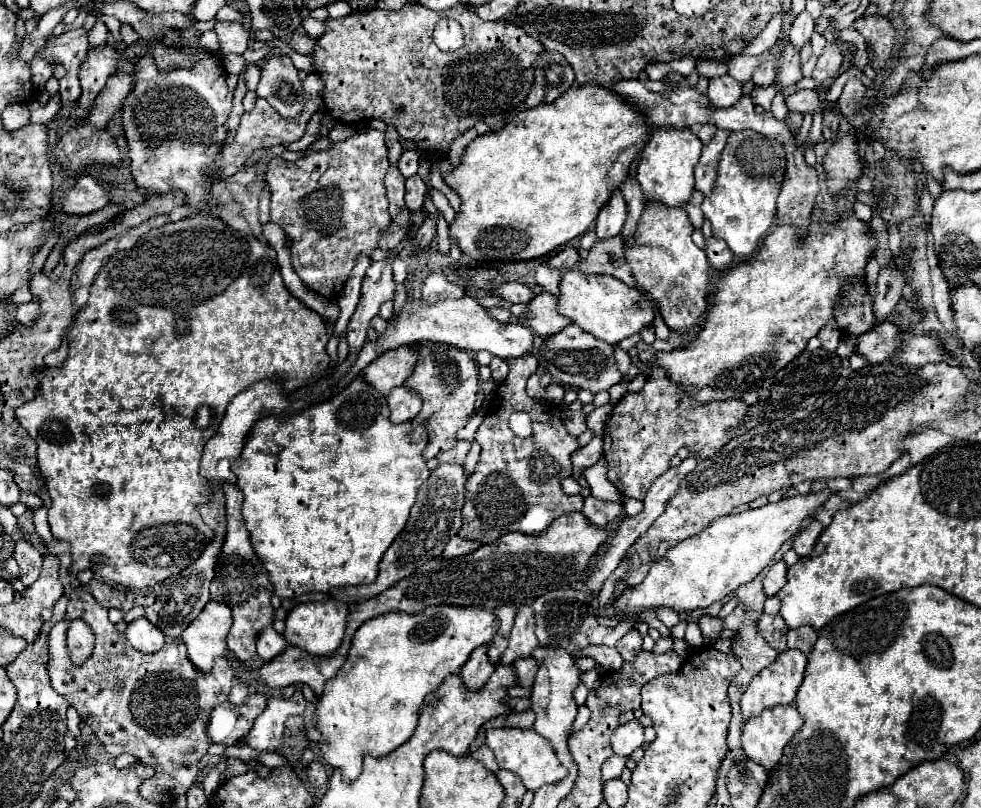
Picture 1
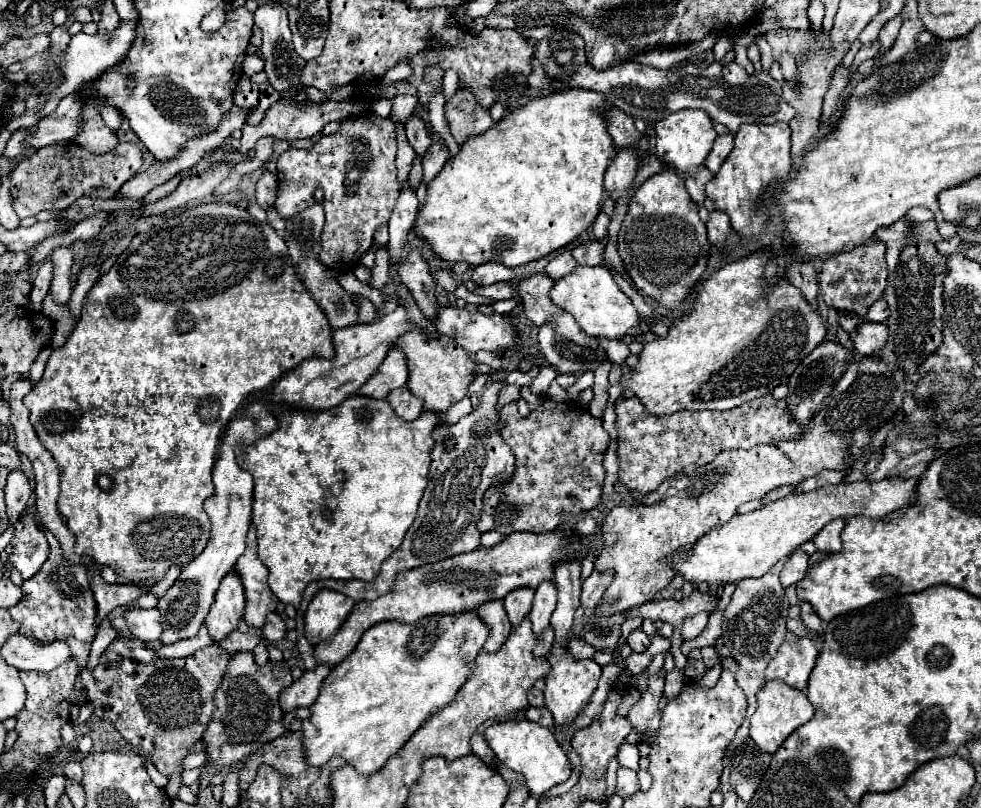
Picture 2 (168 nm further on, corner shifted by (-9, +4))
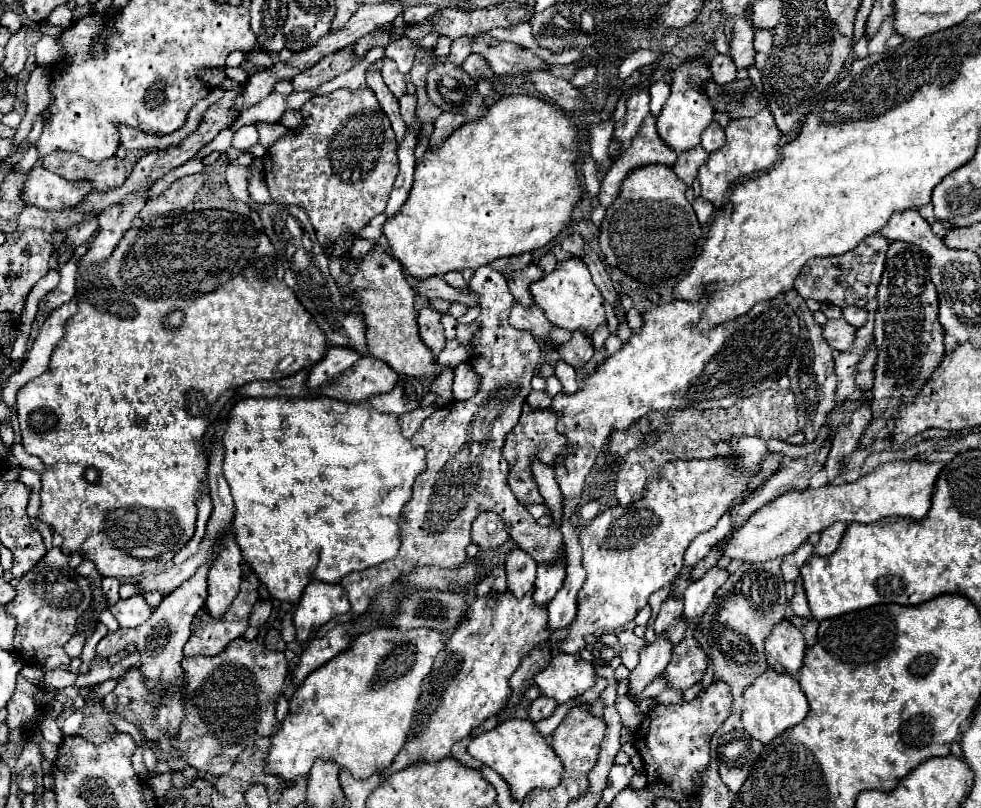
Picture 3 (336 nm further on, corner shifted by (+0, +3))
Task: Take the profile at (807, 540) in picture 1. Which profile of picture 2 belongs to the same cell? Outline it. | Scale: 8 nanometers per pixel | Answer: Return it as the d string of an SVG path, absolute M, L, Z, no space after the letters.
M837 519L833 523L827 523L821 531L821 535L815 535L815 545L819 551L825 551L825 553L837 553L841 551L841 531L845 527L845 519Z

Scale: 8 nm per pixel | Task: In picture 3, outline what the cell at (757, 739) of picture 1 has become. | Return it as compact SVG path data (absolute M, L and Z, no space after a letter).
M772 668L760 674L754 680L754 684L748 686L744 692L744 704L742 704L744 730L762 744L770 744L778 734L800 724L806 718L806 714L808 714L808 702L804 692L800 690L800 684L788 674L776 674Z

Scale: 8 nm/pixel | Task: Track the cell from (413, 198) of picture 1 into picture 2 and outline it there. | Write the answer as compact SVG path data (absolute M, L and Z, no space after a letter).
M433 141L423 157L423 181L429 183L443 169L447 159L449 159L447 145L443 141Z

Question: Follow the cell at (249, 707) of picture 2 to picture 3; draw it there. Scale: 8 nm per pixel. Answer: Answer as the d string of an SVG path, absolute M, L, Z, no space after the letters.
M236 638L216 656L184 658L182 668L188 680L188 704L176 740L186 764L198 772L226 774L244 748L250 748L260 736L272 736L280 730L274 710L288 676L284 652L268 650L260 642Z

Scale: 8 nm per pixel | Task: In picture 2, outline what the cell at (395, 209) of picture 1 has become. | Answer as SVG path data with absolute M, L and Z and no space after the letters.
M397 123L395 131L397 131L397 145L399 145L397 159L395 159L395 163L397 163L397 179L399 179L399 183L405 183L407 177L409 177L409 171L411 171L411 161L415 157L415 149L409 145L409 141L405 137L405 127L401 123Z

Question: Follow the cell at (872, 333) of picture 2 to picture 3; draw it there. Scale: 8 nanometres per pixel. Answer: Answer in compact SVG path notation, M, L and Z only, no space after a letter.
M844 318L828 320L822 330L822 336L834 350L848 350L856 340L856 328L850 326Z

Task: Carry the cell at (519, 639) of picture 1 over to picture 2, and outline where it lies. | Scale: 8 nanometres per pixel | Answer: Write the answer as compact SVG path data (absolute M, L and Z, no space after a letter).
M553 579L539 583L535 599L533 599L533 609L529 613L535 635L541 635L541 631L549 625L555 605L557 605L557 587L555 587Z

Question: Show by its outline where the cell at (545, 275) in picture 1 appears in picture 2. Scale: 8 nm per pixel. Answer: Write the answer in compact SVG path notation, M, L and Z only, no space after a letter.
M563 251L561 255L557 255L553 261L549 261L547 263L547 267L545 267L545 273L551 277L551 279L561 279L561 277L565 277L565 275L569 275L569 271L573 271L573 267L575 267L577 263L575 263L575 259L573 259L573 255L571 255L571 251Z

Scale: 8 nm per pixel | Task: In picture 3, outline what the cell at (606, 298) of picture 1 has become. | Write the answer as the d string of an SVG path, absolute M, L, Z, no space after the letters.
M568 258L554 268L548 276L530 286L530 294L536 300L536 306L546 314L546 318L564 330L584 330L594 332L598 326L606 324L604 298L596 284L592 282L590 270L582 258Z

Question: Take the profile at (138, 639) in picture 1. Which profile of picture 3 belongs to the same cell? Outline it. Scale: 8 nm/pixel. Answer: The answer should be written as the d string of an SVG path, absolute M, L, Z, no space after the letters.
M132 596L128 600L118 600L110 608L110 612L118 620L120 628L136 628L136 626L144 624L150 618L152 608L144 602L142 596Z

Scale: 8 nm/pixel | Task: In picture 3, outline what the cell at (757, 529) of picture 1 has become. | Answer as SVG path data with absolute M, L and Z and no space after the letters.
M924 460L888 462L856 482L828 484L822 488L806 488L802 492L786 492L756 510L740 528L718 542L720 556L742 562L768 562L796 552L810 534L822 532L834 522L872 524L886 516L910 516L920 520L930 510L930 494L944 464L928 464Z

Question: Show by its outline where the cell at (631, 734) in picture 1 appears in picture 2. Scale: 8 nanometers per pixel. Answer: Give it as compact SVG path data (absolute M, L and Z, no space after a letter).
M659 669L655 675L649 677L647 689L641 693L641 699L631 707L627 719L639 733L645 733L645 723L649 723L649 717L653 717L659 699L663 695L663 681L665 681L665 669Z

